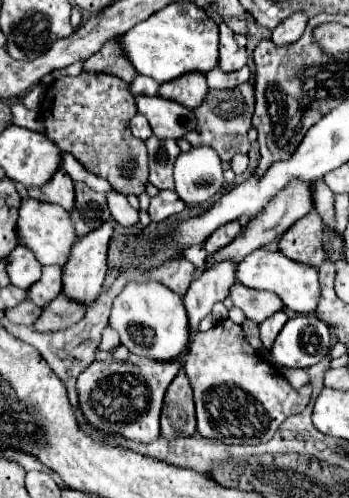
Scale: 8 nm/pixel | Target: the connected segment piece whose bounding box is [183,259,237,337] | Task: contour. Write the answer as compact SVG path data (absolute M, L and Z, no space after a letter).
M233 259L221 261L209 269L205 269L189 287L185 295L185 309L191 323L191 337L197 333L197 323L211 313L217 301L225 301L229 295L229 287L233 287L237 263Z

